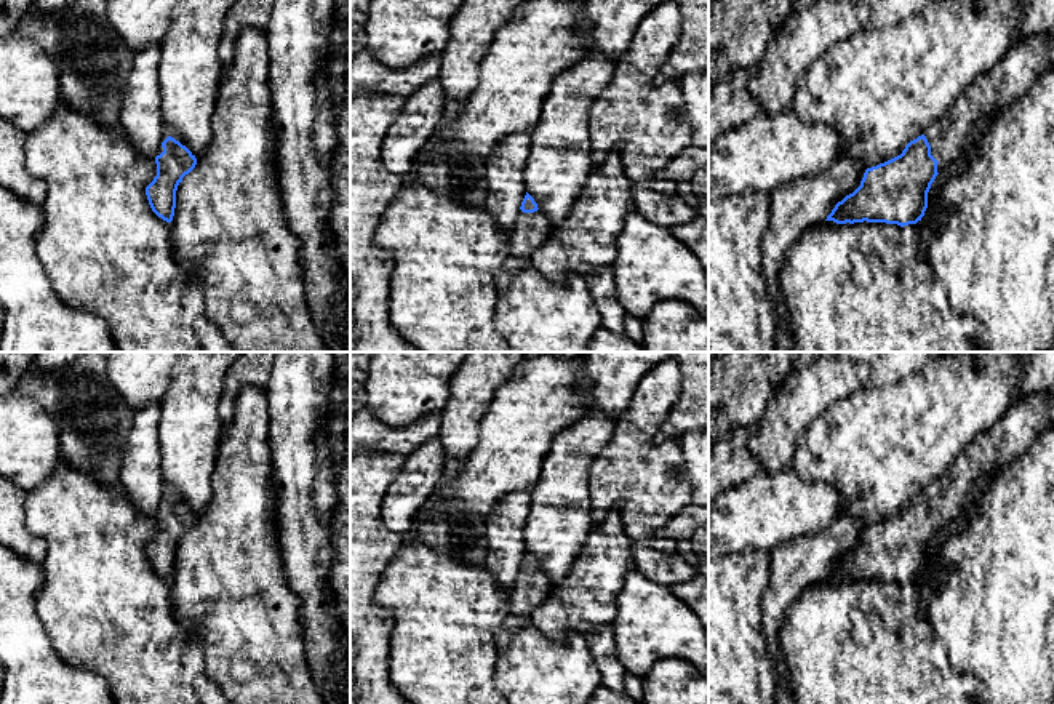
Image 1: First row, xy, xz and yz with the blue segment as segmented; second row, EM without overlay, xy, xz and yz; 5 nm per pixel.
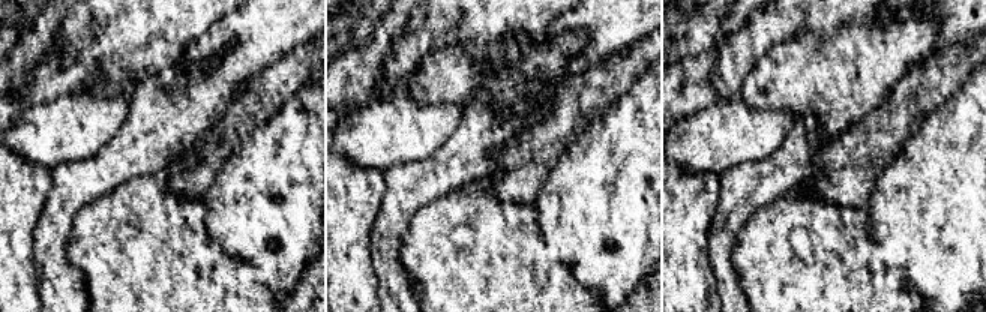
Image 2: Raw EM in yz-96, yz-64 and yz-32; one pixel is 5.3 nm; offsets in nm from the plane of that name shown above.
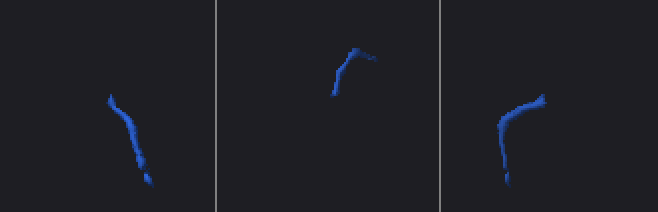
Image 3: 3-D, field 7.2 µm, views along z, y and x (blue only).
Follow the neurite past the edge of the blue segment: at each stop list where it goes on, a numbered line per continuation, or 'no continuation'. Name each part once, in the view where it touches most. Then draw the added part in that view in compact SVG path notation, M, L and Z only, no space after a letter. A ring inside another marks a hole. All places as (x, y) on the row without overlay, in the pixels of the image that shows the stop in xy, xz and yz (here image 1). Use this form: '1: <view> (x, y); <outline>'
1: xy (168, 488); M165 482L162 501L163 501L168 494L174 496L174 498L179 499L182 504L186 504L181 491L179 491L174 485ZM160 501L160 506L158 506L158 512L157 512L157 514L160 514L160 512L163 510L162 501ZM186 504L186 506L187 506L187 504Z

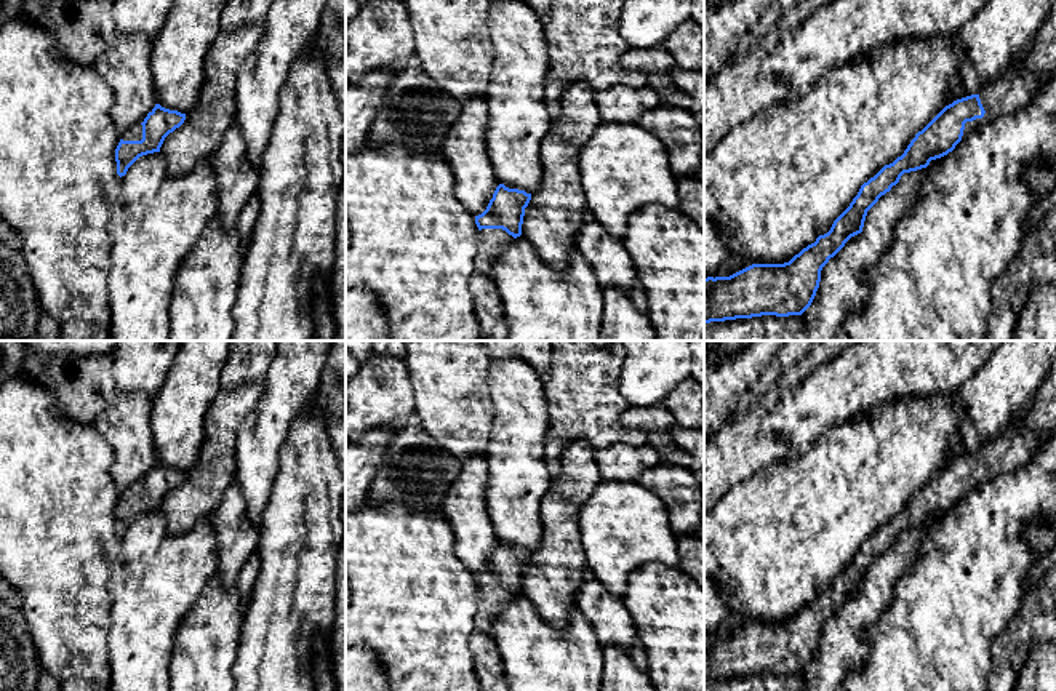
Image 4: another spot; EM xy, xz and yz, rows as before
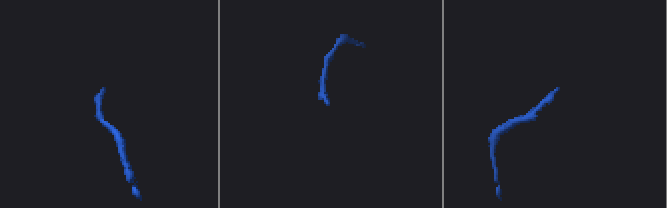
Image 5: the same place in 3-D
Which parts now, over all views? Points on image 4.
1: yz (1012, 448); M1022 414L1016 416L1002 433L981 448L979 457L986 472L982 477L965 481L962 497L1002 473L1018 470L1035 454L1037 433L1024 427Z

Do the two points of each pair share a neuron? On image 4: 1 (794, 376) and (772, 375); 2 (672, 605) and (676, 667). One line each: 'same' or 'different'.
1: different
2: same

